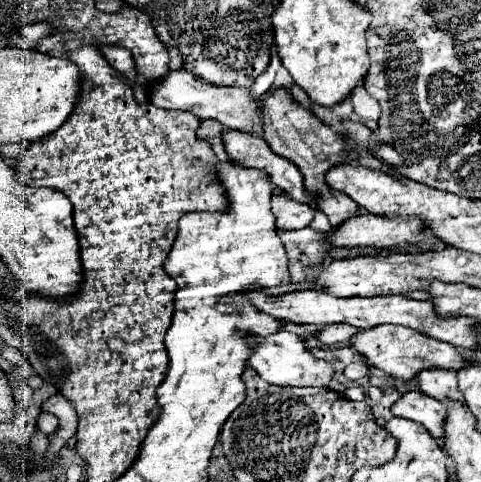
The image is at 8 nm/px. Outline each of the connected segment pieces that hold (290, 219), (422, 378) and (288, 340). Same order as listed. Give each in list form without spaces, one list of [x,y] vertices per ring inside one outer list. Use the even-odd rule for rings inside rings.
[[[279,187],[271,195],[271,211],[277,219],[277,229],[303,229],[313,219],[313,205],[303,205],[289,199]]]
[[[441,367],[423,369],[417,375],[417,383],[419,383],[419,389],[423,393],[427,393],[427,395],[431,395],[435,399],[455,397],[457,401],[463,401],[463,397],[459,397],[459,389],[457,389],[453,369],[441,369]]]
[[[275,331],[271,335],[259,337],[259,335],[245,335],[245,343],[253,347],[253,353],[249,357],[249,365],[259,373],[259,377],[273,385],[291,385],[291,387],[327,387],[335,369],[331,363],[315,359],[309,349],[303,345],[303,341],[295,333],[287,331]]]

